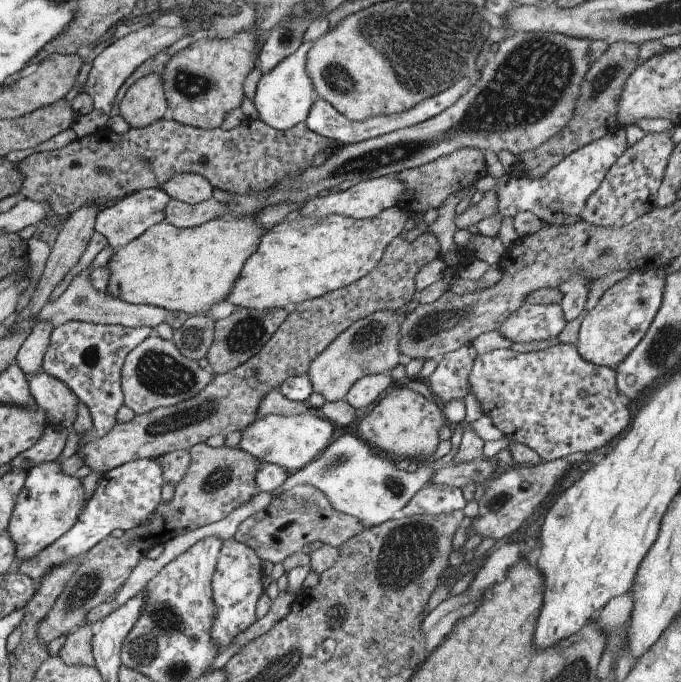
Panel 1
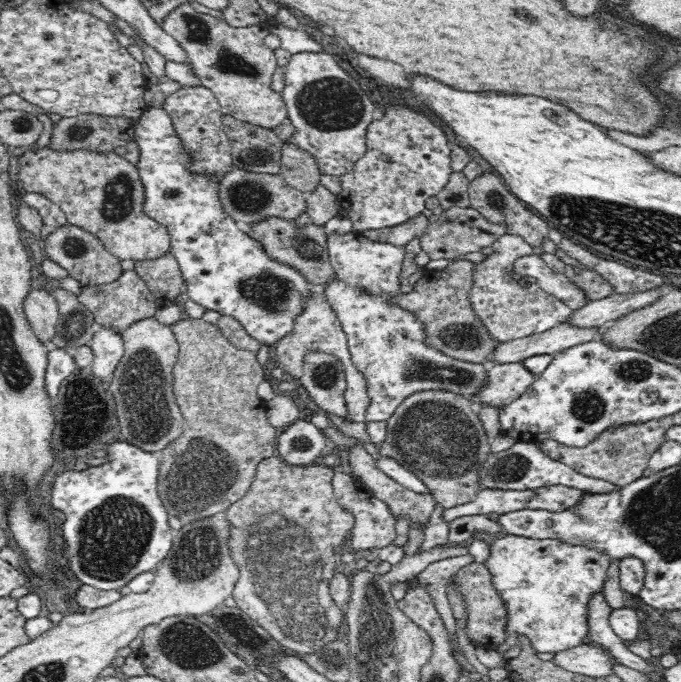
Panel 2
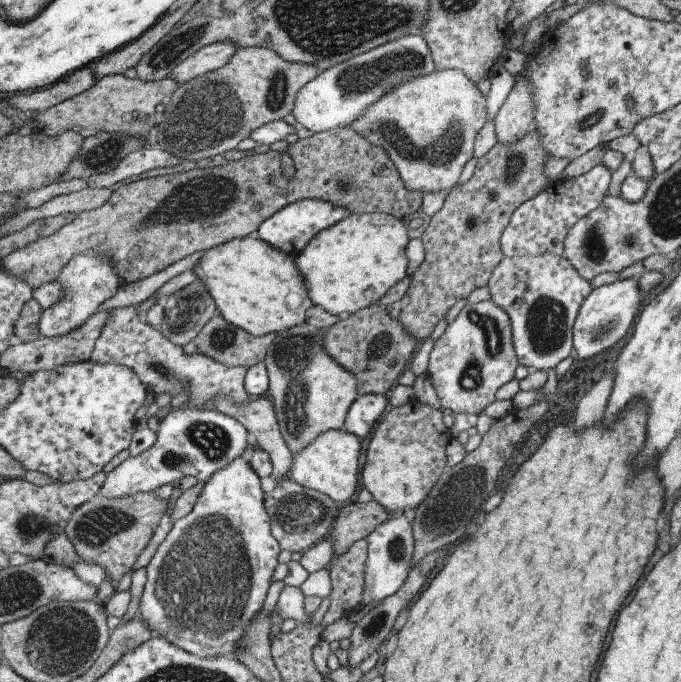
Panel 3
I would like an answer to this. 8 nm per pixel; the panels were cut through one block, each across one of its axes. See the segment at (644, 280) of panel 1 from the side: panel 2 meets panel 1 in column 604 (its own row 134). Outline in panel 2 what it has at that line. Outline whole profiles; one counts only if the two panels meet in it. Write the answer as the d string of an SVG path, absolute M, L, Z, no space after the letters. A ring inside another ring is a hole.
M299 52L284 66L285 84L280 93L294 132L286 143L310 153L318 173L339 176L352 172L355 162L366 153L366 133L374 104L352 76L327 52Z

